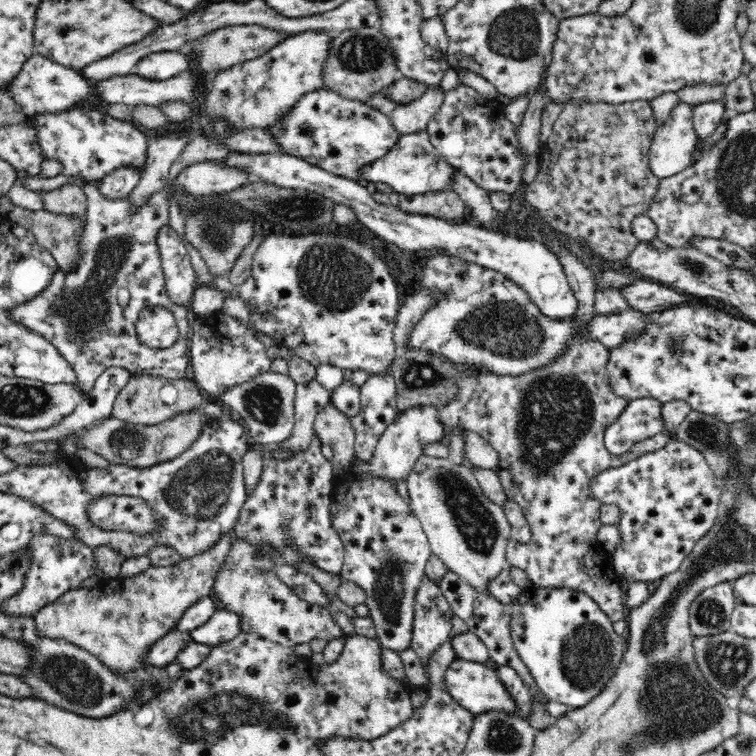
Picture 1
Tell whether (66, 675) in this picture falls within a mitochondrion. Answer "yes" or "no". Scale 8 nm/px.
yes

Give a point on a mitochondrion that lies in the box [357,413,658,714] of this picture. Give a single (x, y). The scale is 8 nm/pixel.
(476, 525)

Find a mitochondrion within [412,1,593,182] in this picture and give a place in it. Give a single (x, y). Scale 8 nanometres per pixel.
(515, 34)

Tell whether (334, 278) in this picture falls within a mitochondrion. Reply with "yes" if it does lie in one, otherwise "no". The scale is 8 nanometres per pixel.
yes

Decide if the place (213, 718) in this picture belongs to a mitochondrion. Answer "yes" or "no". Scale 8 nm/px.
yes

